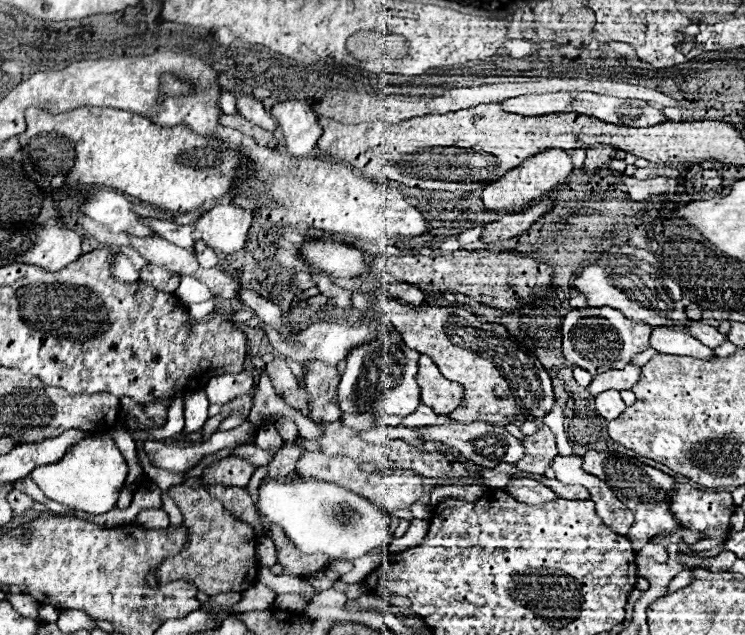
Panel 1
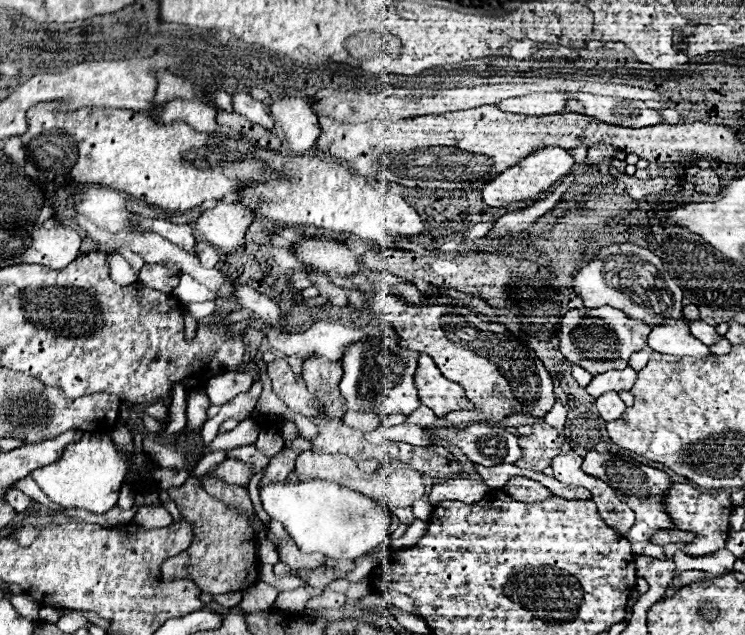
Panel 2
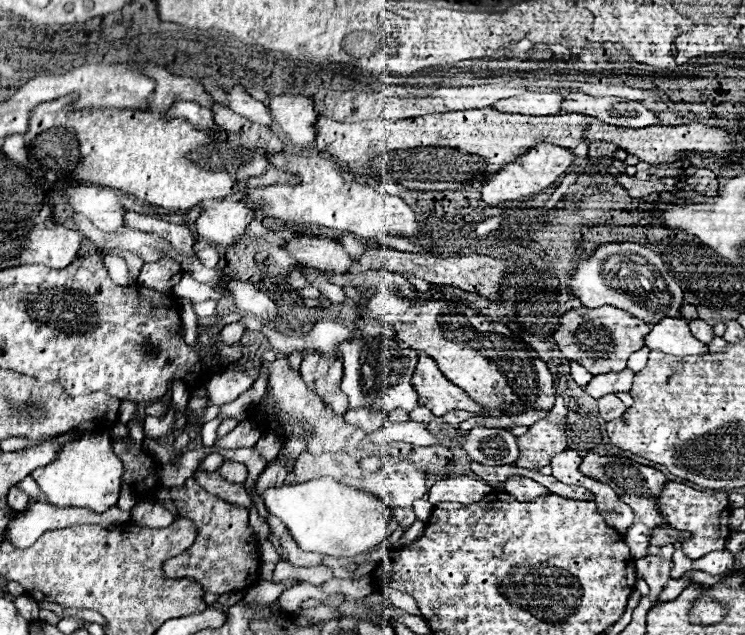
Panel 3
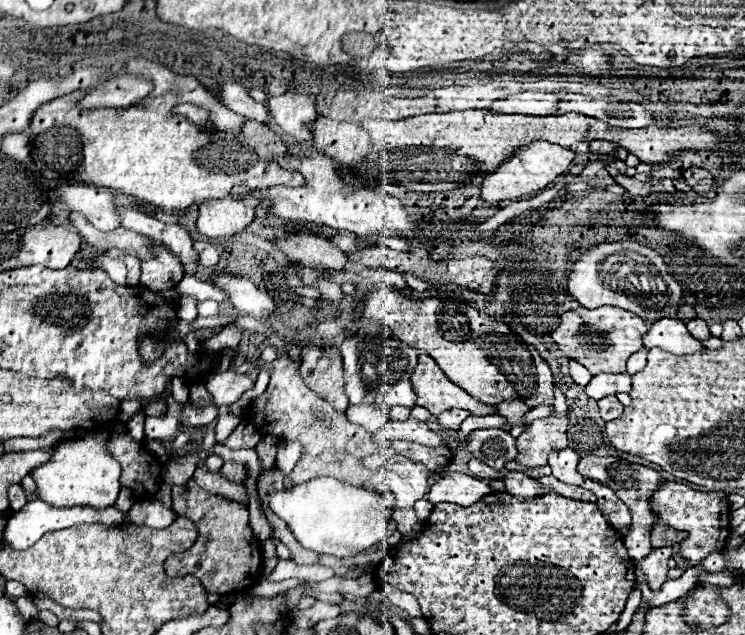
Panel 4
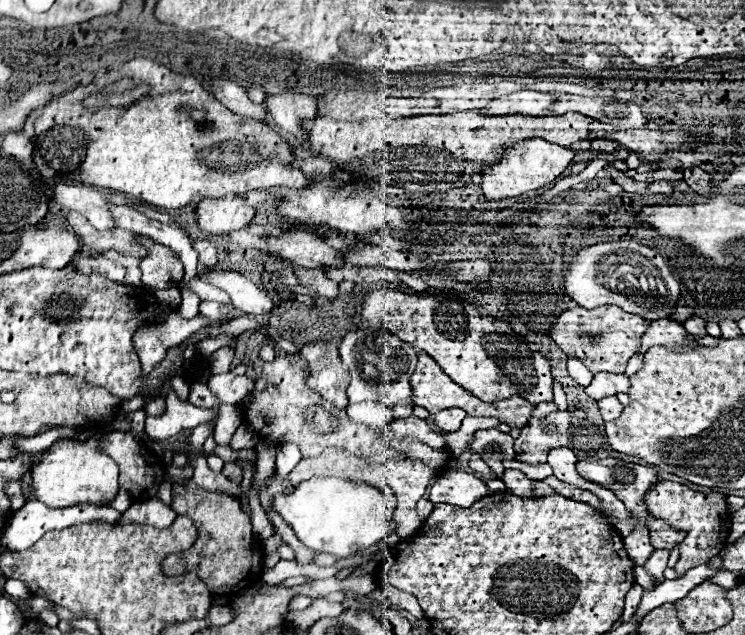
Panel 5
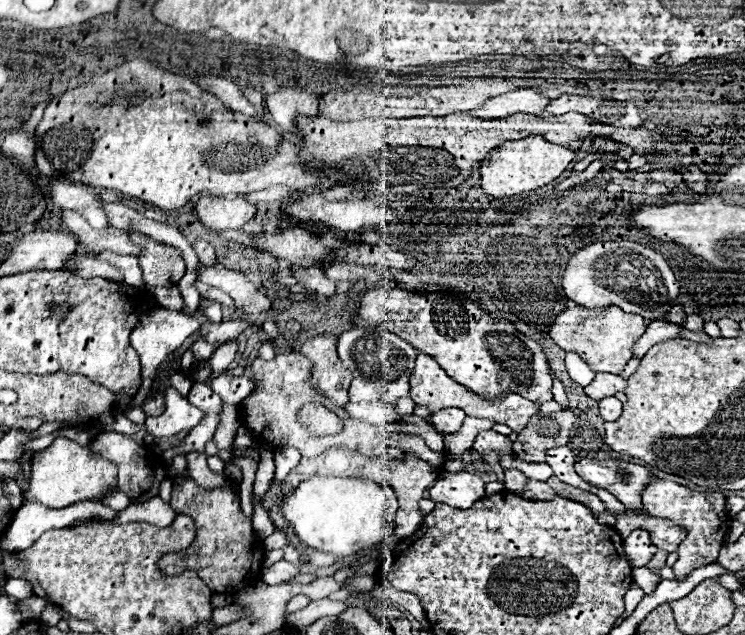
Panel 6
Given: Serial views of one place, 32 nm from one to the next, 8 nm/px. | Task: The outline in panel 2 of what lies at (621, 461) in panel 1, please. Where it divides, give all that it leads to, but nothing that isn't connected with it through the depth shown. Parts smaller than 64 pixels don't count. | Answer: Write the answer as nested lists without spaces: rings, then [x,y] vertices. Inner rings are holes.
[[[588,452],[584,456],[584,462],[582,462],[582,472],[588,474],[588,476],[594,476],[598,480],[606,480],[606,484],[610,484],[610,488],[614,488],[616,496],[634,510],[636,522],[630,528],[630,532],[626,532],[626,540],[630,544],[634,544],[634,542],[648,542],[650,536],[656,530],[674,528],[674,524],[670,522],[668,514],[664,512],[664,504],[662,504],[664,490],[670,486],[670,478],[662,470],[650,468],[646,464],[640,464],[640,462],[636,462],[632,458],[624,458],[624,456]]]

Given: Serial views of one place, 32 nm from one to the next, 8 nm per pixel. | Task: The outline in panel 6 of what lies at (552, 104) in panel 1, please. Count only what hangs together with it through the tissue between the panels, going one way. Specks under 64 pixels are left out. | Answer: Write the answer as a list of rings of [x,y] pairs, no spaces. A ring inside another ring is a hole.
[[[512,90],[500,96],[494,96],[486,100],[480,108],[472,110],[472,116],[484,118],[484,120],[494,120],[502,116],[510,116],[516,112],[524,114],[544,114],[544,108],[550,104],[550,98],[542,98],[536,90]]]

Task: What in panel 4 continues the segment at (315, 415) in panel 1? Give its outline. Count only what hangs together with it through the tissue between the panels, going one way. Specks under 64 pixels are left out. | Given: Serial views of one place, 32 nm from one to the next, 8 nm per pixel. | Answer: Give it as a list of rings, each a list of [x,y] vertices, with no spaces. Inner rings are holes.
[[[304,346],[302,360],[304,382],[334,408],[344,412],[348,408],[348,398],[344,394],[344,368],[338,346]]]

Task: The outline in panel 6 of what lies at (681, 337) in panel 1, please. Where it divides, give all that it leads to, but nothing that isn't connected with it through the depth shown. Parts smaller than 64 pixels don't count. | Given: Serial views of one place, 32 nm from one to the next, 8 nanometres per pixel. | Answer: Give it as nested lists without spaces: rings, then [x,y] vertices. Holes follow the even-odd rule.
[[[662,320],[650,322],[648,330],[644,332],[644,336],[638,338],[638,342],[634,344],[634,348],[632,348],[632,358],[642,358],[642,356],[646,356],[646,352],[648,352],[654,344],[658,344],[658,342],[662,342],[662,340],[680,338],[678,332],[680,332],[680,326],[678,326],[678,324],[670,324],[670,322],[662,322]]]

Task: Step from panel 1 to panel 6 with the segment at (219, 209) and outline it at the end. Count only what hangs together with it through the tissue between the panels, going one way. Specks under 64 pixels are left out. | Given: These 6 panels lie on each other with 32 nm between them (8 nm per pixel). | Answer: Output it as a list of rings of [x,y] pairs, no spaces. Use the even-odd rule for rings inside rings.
[[[202,194],[196,202],[196,214],[202,224],[212,232],[240,230],[250,218],[254,218],[256,208],[246,200],[244,194],[238,196],[210,196]]]

